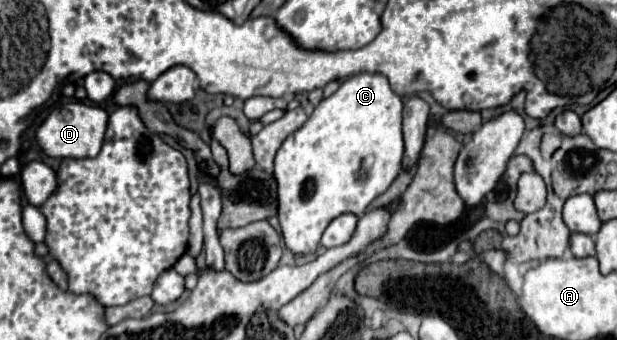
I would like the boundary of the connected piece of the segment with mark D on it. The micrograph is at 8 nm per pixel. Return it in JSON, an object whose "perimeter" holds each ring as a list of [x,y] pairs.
{"perimeter":[[[70,101],[50,111],[50,115],[36,129],[36,141],[48,157],[58,157],[58,159],[96,157],[102,147],[106,123],[108,123],[108,113],[102,107],[80,103],[80,101]]]}

